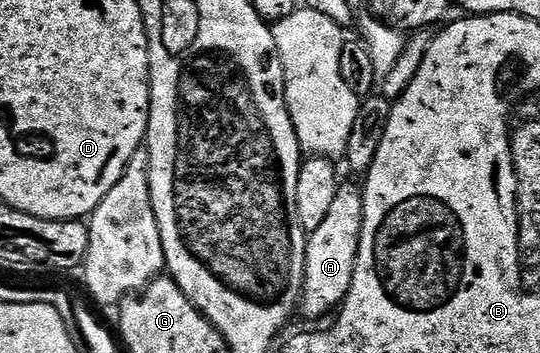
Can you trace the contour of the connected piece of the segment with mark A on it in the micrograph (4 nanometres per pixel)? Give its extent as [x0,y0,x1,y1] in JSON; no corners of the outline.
[298,184,363,321]

